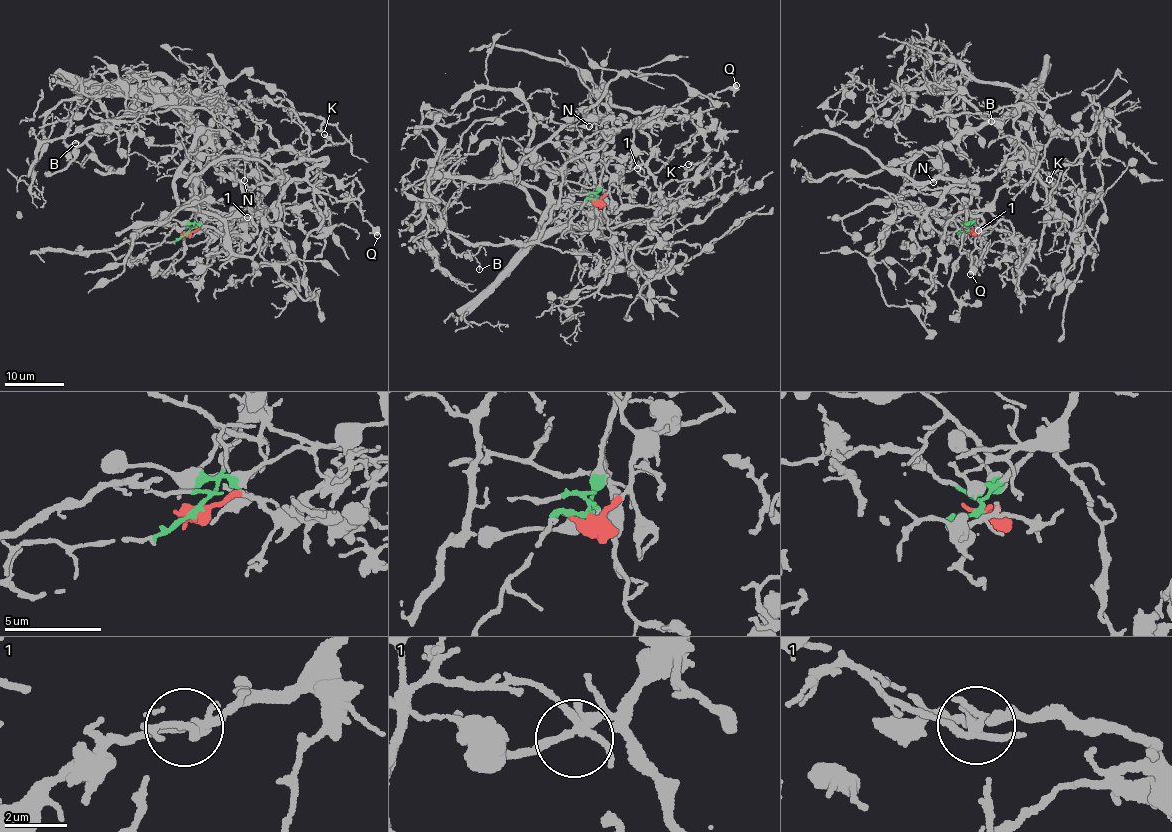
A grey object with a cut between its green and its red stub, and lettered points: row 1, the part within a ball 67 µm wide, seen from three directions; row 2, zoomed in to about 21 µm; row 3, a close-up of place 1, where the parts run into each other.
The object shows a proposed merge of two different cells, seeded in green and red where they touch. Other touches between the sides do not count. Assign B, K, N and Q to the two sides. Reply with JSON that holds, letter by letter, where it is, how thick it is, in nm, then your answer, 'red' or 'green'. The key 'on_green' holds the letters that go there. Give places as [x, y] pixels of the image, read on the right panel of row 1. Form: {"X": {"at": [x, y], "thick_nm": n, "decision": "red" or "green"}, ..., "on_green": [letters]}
{"B": {"at": [991, 121], "thick_nm": 120, "decision": "green"}, "K": {"at": [1049, 179], "thick_nm": 140, "decision": "green"}, "N": {"at": [933, 182], "thick_nm": 140, "decision": "red"}, "Q": {"at": [970, 274], "thick_nm": 700, "decision": "red"}, "on_green": ["B", "K"]}

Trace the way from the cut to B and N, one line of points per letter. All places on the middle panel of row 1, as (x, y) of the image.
B: (595, 199), (601, 204), (586, 214), (514, 177), (463, 183), (447, 207), (448, 241), (480, 269)
N: (595, 199), (616, 173), (649, 161), (640, 126), (659, 106), (632, 114), (611, 106), (589, 126)

